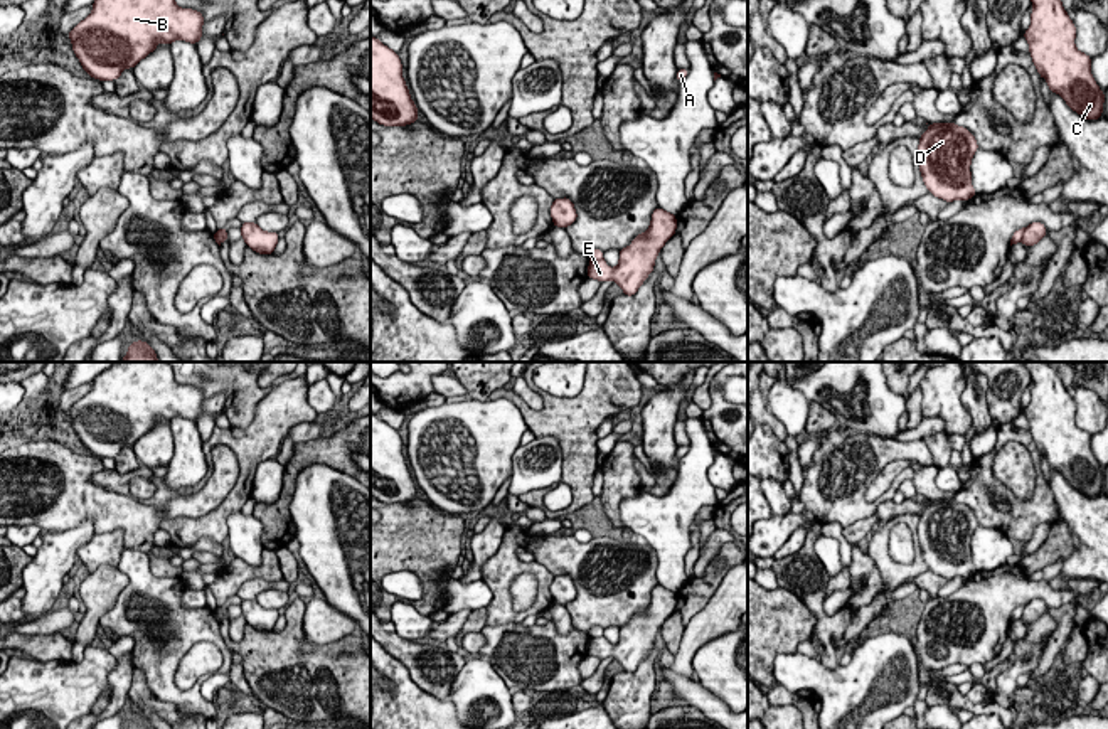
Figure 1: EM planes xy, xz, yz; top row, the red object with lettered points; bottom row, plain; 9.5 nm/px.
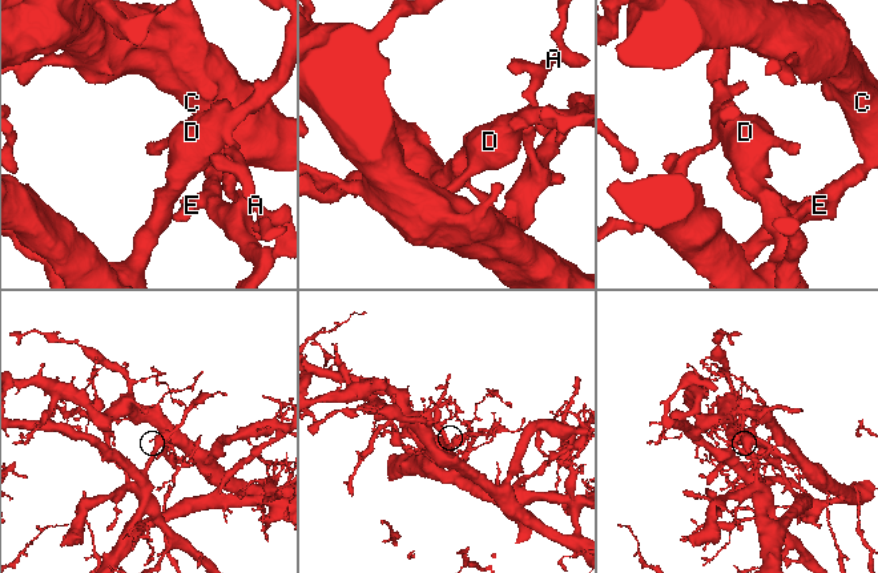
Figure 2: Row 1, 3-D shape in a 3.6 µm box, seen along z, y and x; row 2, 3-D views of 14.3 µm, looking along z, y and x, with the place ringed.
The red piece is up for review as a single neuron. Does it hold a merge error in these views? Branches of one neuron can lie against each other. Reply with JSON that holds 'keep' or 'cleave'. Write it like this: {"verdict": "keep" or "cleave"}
{"verdict": "cleave"}

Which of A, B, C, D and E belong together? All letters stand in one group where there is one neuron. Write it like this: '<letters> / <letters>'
A D / B C E

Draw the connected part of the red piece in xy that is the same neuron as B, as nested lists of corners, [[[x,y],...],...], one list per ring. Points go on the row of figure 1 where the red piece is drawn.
[[[94,0],[93,12],[67,34],[72,51],[83,69],[99,81],[115,81],[121,72],[133,69],[157,49],[160,42],[185,40],[197,44],[202,39],[204,15],[194,8],[182,8],[175,0]]]

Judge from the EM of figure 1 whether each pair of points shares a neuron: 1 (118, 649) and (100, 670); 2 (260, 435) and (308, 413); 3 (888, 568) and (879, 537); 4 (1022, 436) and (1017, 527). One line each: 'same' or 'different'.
1: different
2: same
3: same
4: same

